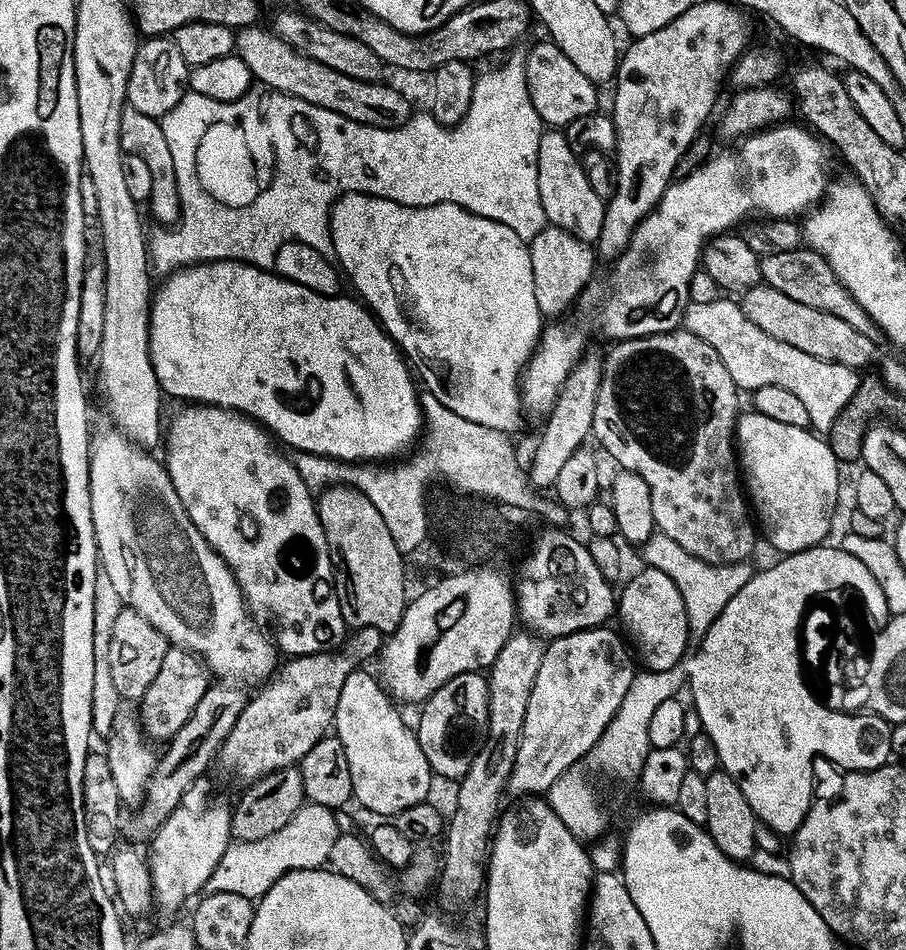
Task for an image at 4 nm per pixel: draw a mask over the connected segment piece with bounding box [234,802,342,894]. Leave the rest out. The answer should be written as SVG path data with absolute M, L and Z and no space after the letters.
M306 802L298 810L298 814L294 814L294 818L290 818L290 822L282 826L282 830L277 830L258 842L237 843L234 856L236 852L238 859L248 863L244 868L243 887L257 888L257 893L263 894L270 890L270 886L274 886L274 882L278 882L278 878L288 872L327 865L330 850L336 837L342 832L342 828L336 825L336 816L337 813L333 809Z

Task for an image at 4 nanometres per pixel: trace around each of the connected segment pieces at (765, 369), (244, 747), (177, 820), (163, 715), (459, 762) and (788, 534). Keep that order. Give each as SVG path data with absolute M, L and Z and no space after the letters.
M735 299L689 303L682 321L683 331L702 338L706 346L718 350L718 358L722 358L722 366L730 370L730 378L734 378L737 389L755 390L764 386L780 386L790 390L806 406L810 425L817 433L827 434L830 426L834 426L834 418L838 418L860 385L861 377L853 369L840 363L814 358L810 354L802 354L802 350L797 350L795 346L778 342L778 338L770 338L766 330L758 330L758 326L746 318Z
M325 650L309 656L293 656L278 668L280 680L273 679L259 689L256 697L247 701L245 708L238 715L238 720L230 734L225 738L218 753L219 763L224 763L228 772L233 772L243 782L259 780L268 772L277 772L280 768L299 765L301 758L310 754L310 750L323 736L329 735L335 718L335 707L338 706L342 684L347 675L358 668L358 662L348 652L342 650Z
M208 796L185 798L173 813L170 814L160 828L150 836L152 845L147 845L146 859L152 879L152 895L157 905L168 910L175 910L182 905L184 898L197 894L200 880L208 880L216 872L220 859L229 855L230 841L232 840L232 808L224 800L211 800Z
M175 646L169 647L166 658L162 658L162 670L158 670L150 690L146 690L144 699L138 704L138 719L140 727L144 729L144 735L153 741L168 742L186 725L186 720L193 714L209 685L210 673L196 653Z
M480 672L458 674L458 678L450 678L450 682L434 690L419 712L420 721L415 722L414 731L430 768L437 777L459 781L472 765L476 739L485 735L488 726L487 679Z
M755 410L747 412L737 419L734 443L742 483L763 535L764 532L768 535L769 542L780 554L801 552L823 545L832 528L832 515L836 512L836 499L840 496L841 461L830 450L827 439L821 438L815 431L776 422Z

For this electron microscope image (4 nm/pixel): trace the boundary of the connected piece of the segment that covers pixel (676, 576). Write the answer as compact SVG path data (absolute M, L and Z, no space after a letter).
M654 534L645 541L642 551L644 551L643 563L647 567L662 570L662 574L666 574L666 578L670 578L674 586L678 586L682 602L686 606L688 627L691 635L696 638L703 636L704 631L714 622L714 618L722 614L726 602L730 602L730 598L734 598L734 594L738 594L738 590L742 590L742 586L746 586L746 582L750 582L754 574L754 568L751 568L751 563L748 562L739 564L702 562L700 558L694 558L694 554L686 554L686 550L682 550L682 546L674 542L674 538L666 538L659 534Z

